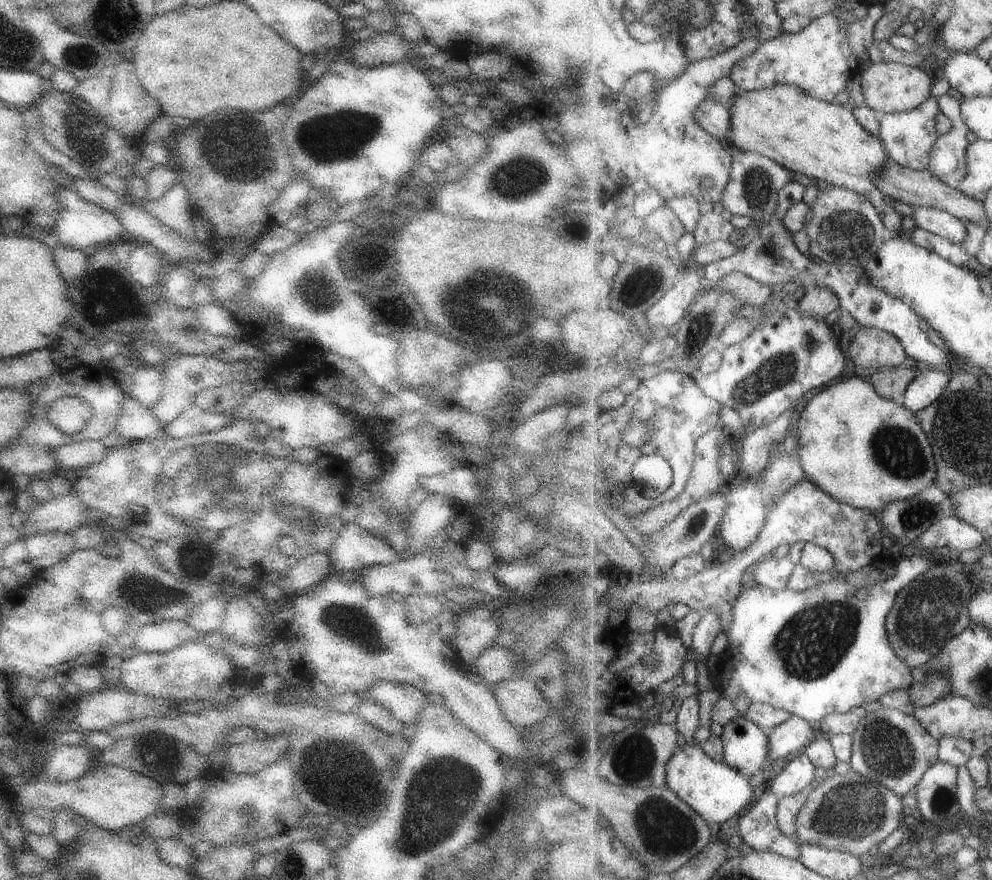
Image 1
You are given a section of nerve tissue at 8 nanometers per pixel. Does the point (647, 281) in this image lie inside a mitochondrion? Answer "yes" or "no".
yes

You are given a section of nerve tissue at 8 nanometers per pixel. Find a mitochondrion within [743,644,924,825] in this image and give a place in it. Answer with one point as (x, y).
(887, 749)

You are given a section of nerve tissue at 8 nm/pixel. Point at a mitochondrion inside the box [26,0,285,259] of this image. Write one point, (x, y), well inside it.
(80, 121)

